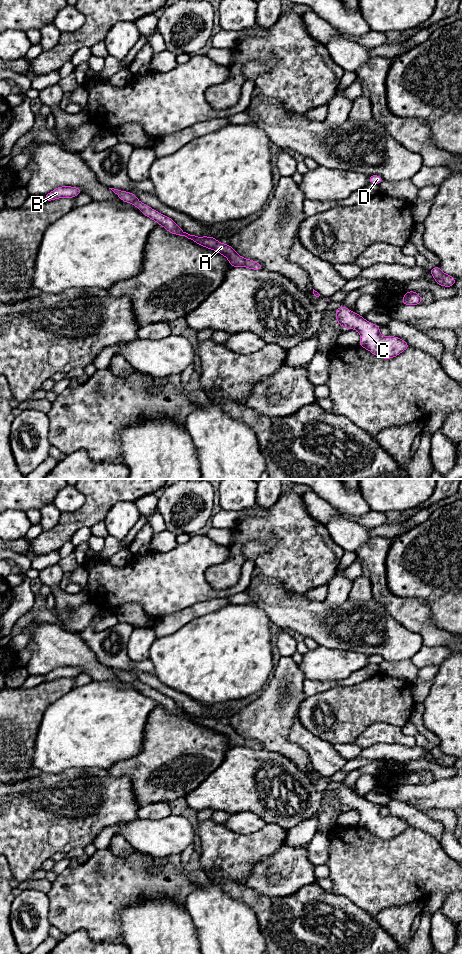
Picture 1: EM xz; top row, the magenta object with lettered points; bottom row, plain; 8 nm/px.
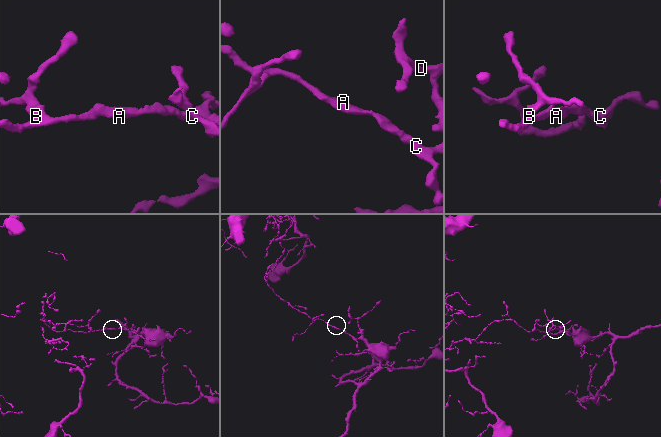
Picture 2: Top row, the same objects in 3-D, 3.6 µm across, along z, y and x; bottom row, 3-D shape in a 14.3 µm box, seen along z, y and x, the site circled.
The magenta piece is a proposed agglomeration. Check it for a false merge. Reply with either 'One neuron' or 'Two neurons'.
One neuron

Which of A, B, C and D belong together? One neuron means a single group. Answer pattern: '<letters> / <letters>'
A B C D

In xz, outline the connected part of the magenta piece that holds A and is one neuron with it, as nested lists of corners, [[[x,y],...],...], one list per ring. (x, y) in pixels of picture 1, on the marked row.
[[[114,188],[111,189],[123,202],[133,204],[139,211],[148,218],[157,222],[158,225],[163,226],[169,233],[185,236],[193,242],[214,250],[225,256],[231,267],[246,267],[252,270],[263,270],[264,266],[254,260],[246,259],[236,253],[230,244],[223,244],[217,241],[216,237],[202,236],[198,237],[184,232],[174,220],[160,212],[152,209],[148,205],[140,202],[137,196],[133,193],[122,191]]]

